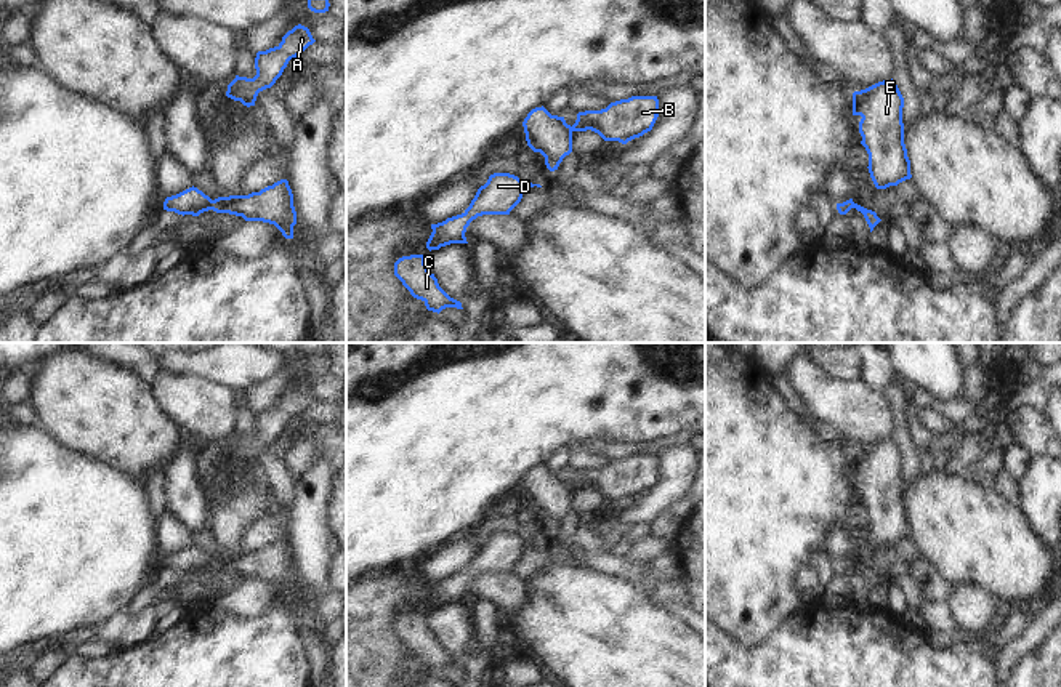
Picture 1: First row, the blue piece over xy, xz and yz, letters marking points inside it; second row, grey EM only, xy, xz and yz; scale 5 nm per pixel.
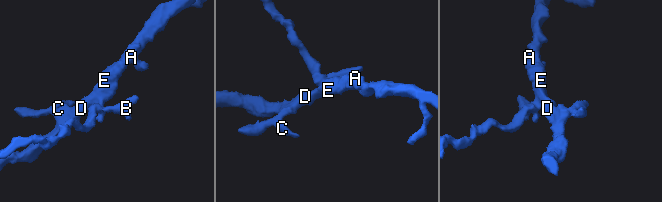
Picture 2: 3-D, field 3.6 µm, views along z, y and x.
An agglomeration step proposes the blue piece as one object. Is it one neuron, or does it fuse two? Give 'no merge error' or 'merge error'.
merge error

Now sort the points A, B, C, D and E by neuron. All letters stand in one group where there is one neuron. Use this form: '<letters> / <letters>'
A C D E / B

